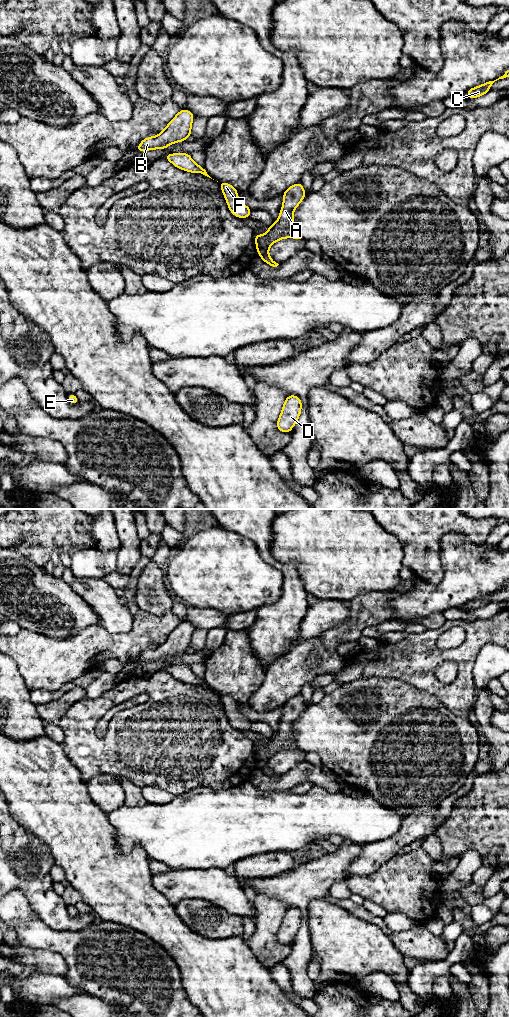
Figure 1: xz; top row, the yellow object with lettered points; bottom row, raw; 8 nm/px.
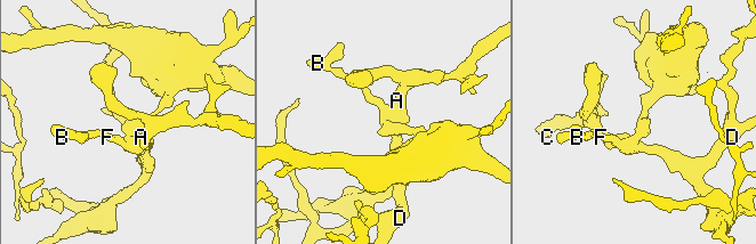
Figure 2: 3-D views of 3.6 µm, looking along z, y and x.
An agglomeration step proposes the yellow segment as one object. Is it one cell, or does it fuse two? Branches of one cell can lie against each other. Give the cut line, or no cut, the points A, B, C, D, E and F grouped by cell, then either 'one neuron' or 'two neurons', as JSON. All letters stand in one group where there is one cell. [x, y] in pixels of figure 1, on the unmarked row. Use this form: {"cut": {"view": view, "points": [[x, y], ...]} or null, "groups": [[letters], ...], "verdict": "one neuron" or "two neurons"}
{"cut": {"view": "xz", "points": [[267, 763], [260, 767]]}, "groups": [["A", "B", "C", "D", "F"], ["E"]], "verdict": "two neurons"}

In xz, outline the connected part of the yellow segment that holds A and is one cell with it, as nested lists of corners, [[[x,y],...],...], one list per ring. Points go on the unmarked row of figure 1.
[[[301,694],[286,701],[282,707],[283,717],[278,732],[269,738],[266,746],[255,746],[258,767],[267,765],[273,755],[283,750],[301,751],[294,740],[293,723],[298,719],[305,707],[306,703]]]

